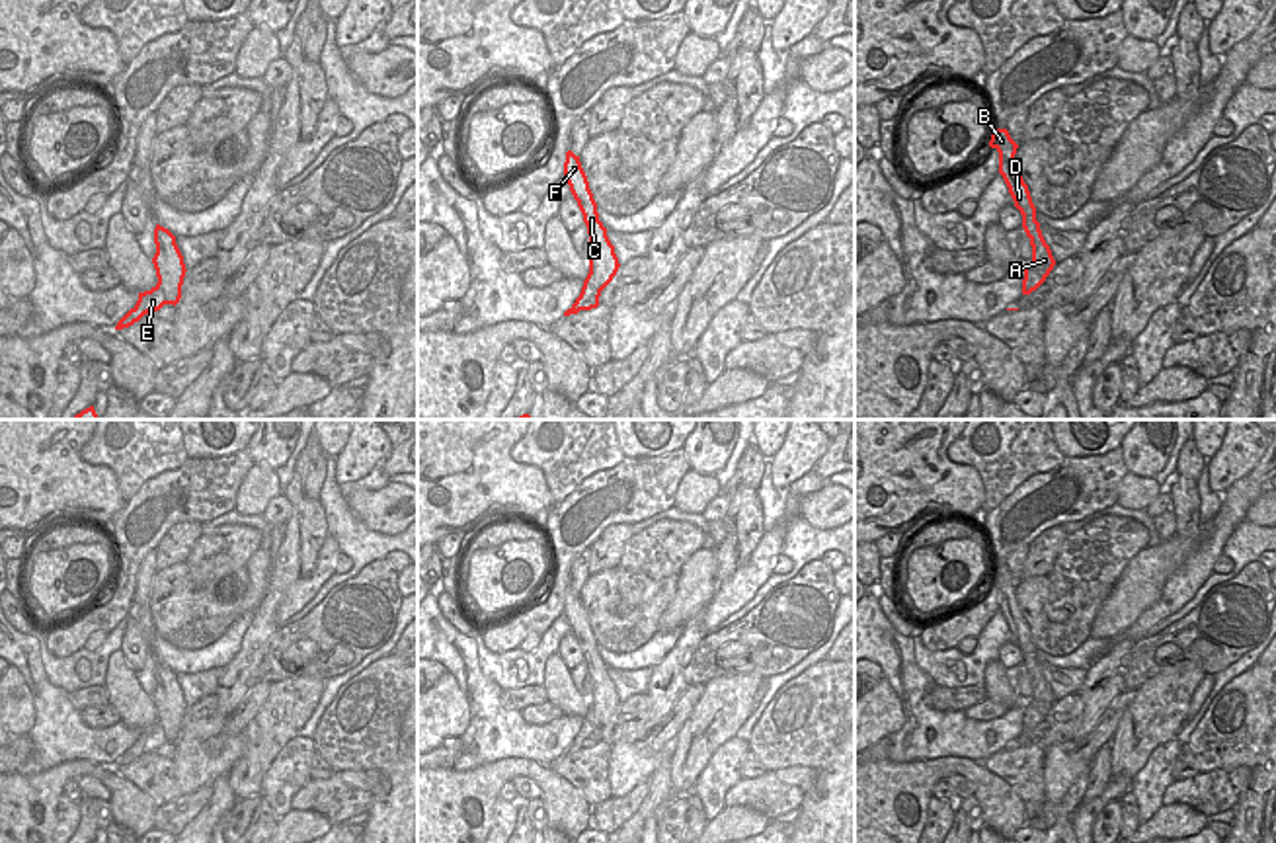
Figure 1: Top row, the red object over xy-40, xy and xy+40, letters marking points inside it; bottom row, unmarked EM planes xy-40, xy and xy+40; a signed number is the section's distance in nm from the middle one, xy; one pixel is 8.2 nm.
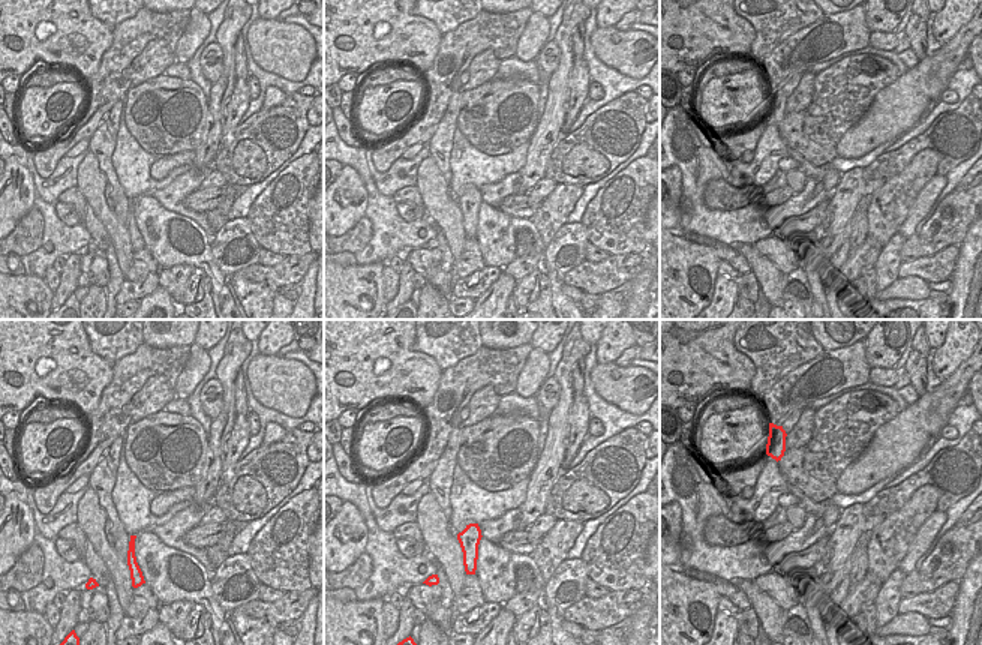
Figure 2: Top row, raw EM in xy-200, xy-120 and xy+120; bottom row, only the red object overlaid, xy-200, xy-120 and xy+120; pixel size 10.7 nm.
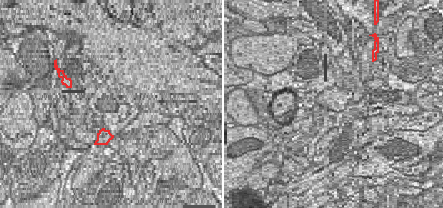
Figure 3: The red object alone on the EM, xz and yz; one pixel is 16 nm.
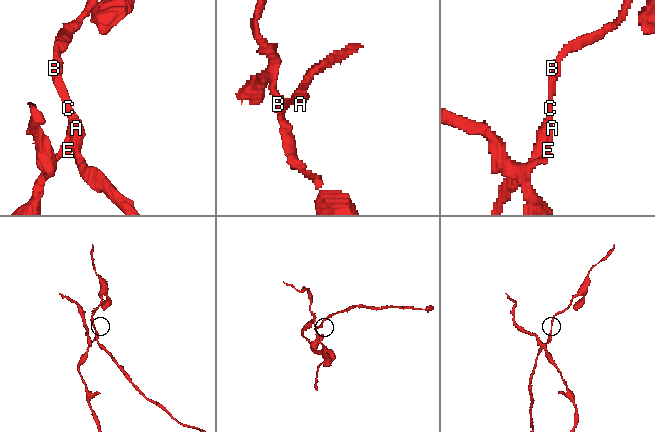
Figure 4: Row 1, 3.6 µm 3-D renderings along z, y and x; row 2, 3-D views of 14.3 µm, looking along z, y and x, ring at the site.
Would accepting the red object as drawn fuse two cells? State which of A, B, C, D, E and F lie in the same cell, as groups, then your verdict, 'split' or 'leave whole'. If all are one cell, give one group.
groups A B C D F / E; split

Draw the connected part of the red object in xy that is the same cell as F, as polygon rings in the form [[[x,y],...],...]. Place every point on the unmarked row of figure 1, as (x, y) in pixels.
[[[572,587],[566,589],[564,615],[583,652],[583,660],[587,663],[591,679],[589,706],[595,710],[595,718],[603,728],[617,712],[620,701],[615,691],[615,683],[607,673],[607,665],[599,658],[597,640],[589,626],[589,619],[581,605],[579,593],[576,593]]]

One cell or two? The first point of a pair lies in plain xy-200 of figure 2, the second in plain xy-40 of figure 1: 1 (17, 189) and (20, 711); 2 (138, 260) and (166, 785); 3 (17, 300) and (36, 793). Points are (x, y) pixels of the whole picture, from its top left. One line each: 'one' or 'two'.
1: one
2: one
3: one

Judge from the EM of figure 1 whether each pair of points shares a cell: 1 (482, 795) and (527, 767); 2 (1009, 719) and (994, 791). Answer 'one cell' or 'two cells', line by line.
1: one cell
2: two cells

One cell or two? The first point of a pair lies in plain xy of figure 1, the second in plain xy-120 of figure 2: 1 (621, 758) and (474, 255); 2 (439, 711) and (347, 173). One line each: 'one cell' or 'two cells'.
1: two cells
2: one cell

